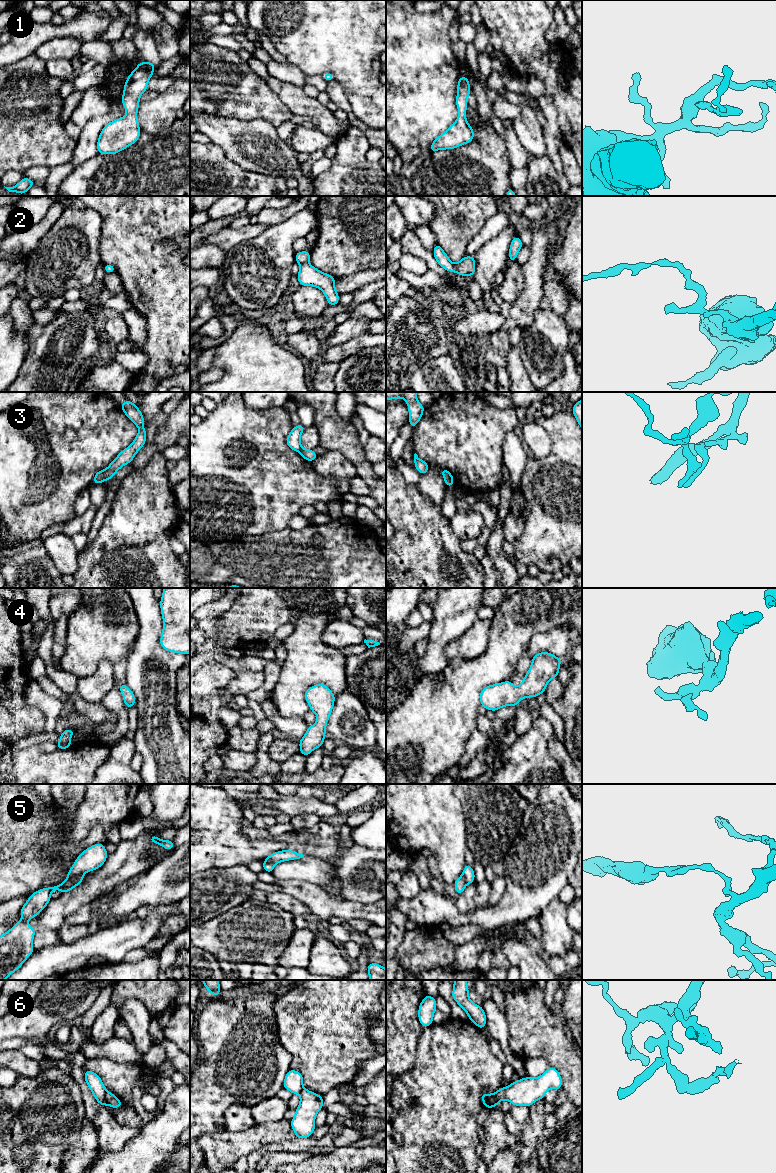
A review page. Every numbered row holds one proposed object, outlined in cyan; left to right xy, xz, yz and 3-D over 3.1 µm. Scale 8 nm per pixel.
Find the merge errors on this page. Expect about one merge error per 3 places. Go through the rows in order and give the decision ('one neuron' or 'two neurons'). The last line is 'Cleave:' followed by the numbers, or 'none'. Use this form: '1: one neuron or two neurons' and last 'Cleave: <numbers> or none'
1: one neuron
2: one neuron
3: one neuron
4: one neuron
5: two neurons
6: two neurons
Cleave: 5, 6

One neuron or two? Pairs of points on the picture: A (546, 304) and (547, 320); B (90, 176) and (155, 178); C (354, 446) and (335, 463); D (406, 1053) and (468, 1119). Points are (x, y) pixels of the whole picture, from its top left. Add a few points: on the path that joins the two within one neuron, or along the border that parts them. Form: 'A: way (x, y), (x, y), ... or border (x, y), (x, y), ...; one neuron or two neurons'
A: border (540, 307), (551, 310), (562, 317); two neurons
B: way (106, 178), (139, 178); one neuron
C: border (327, 450), (338, 450), (354, 466), (356, 475); two neurons
D: border (419, 1037), (414, 1065), (408, 1071), (397, 1076); two neurons

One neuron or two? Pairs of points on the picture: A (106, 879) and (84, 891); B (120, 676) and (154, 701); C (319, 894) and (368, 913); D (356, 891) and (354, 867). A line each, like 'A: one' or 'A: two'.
A: one
B: two
C: one
D: one

